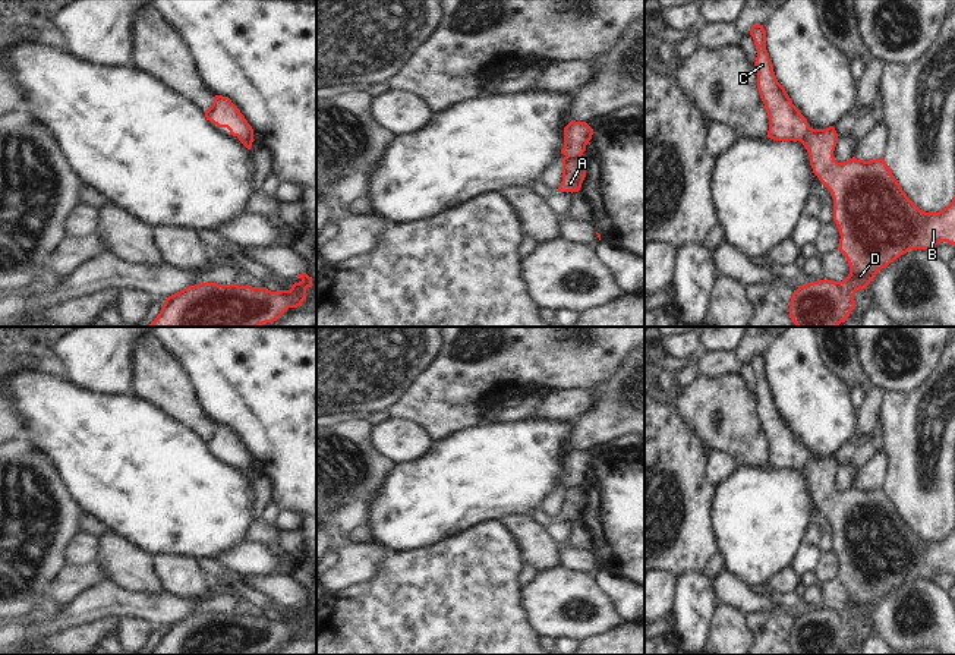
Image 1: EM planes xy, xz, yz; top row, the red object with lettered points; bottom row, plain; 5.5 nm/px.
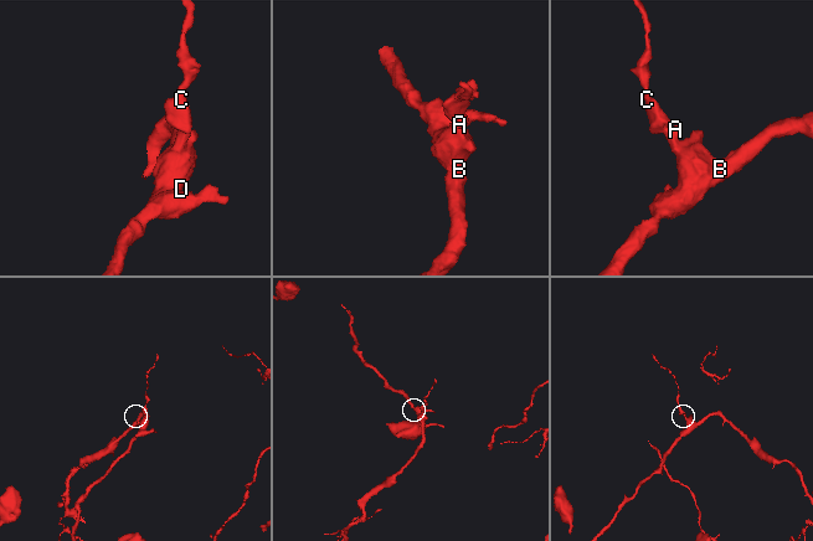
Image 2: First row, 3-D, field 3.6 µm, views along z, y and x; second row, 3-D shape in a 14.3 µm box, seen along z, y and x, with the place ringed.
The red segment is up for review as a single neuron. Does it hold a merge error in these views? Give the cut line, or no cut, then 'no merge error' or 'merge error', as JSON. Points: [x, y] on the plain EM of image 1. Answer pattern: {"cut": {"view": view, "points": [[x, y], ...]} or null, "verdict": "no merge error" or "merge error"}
{"cut": {"view": "xy", "points": [[238, 463], [249, 463], [252, 466]]}, "verdict": "merge error"}

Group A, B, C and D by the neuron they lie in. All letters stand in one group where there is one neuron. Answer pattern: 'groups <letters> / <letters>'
groups A B D / C

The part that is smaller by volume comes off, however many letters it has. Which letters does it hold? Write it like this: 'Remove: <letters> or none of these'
Remove: C.

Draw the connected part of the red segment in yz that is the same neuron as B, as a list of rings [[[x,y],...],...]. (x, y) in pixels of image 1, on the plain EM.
[[[833,454],[810,456],[803,465],[810,494],[833,526],[833,549],[839,557],[838,577],[850,592],[850,602],[842,610],[817,608],[794,618],[789,630],[789,645],[797,655],[838,655],[855,636],[854,623],[866,617],[876,602],[910,577],[929,577],[940,570],[955,574],[955,526],[939,541],[920,538],[902,519],[883,485],[838,491],[833,485],[838,462]]]

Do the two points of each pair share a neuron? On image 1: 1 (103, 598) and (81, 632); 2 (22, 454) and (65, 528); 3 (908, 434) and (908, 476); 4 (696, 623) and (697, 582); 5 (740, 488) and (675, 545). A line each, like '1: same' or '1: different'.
1: different
2: same
3: same
4: same
5: different

